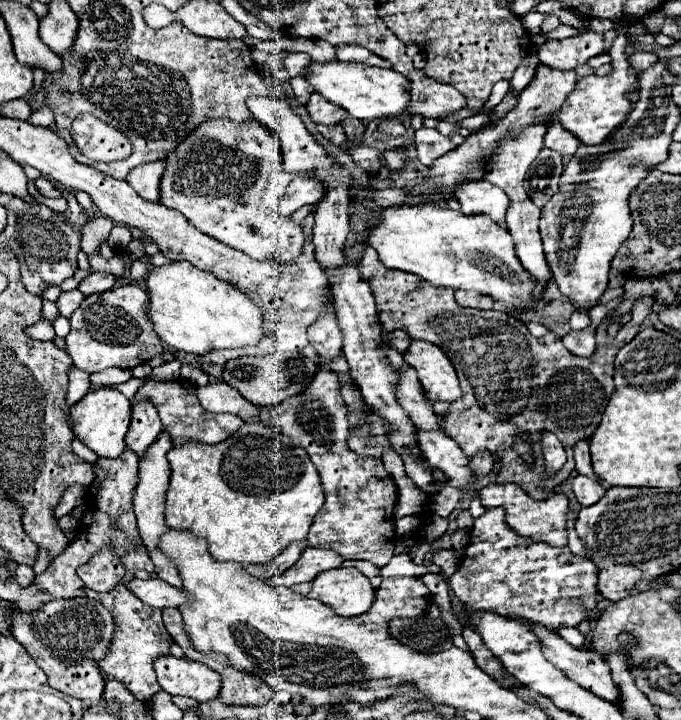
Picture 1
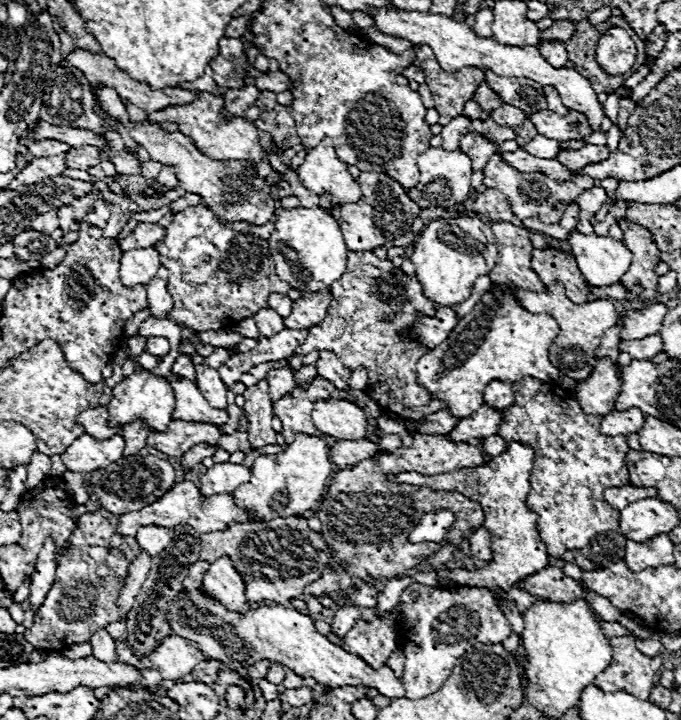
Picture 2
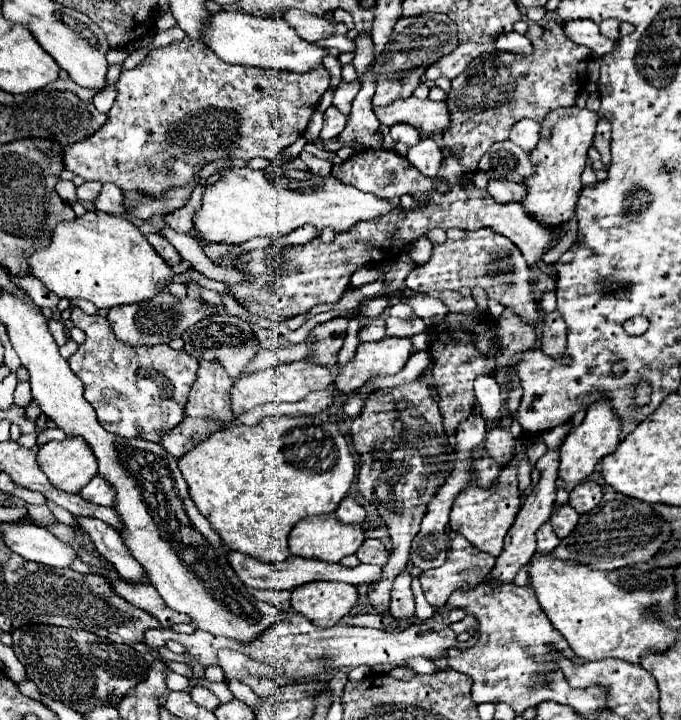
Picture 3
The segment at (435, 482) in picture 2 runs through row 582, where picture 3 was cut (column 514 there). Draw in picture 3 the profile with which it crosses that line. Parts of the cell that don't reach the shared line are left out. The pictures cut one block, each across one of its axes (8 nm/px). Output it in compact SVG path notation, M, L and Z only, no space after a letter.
M522 438L516 440L516 452L512 462L504 468L504 472L500 474L500 484L496 484L496 488L490 490L482 490L482 488L474 488L468 486L464 488L454 504L452 504L452 512L450 512L450 528L458 534L462 534L472 546L476 546L480 552L486 552L490 556L498 556L502 552L502 544L504 544L504 536L512 526L512 520L516 518L520 504L522 504L522 496L518 492L518 476L516 476L516 468L518 462L526 456L526 444Z

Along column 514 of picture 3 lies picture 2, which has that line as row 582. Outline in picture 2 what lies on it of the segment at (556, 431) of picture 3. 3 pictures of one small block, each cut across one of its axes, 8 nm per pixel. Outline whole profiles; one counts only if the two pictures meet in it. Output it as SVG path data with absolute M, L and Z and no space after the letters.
M546 566L544 570L524 578L518 588L532 596L548 598L554 602L570 602L576 598L584 598L582 588L572 578L564 576L564 572L556 566Z

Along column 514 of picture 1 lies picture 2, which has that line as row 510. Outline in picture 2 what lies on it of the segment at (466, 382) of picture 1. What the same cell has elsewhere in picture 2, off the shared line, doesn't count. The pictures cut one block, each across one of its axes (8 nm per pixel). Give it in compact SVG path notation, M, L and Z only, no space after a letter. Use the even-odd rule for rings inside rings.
M376 454L348 470L334 474L328 494L324 496L320 510L316 512L322 520L320 534L332 538L332 548L338 550L340 560L346 560L350 566L346 570L334 570L324 578L306 586L304 594L322 596L342 592L344 588L356 586L358 580L388 580L420 564L424 558L436 553L441 545L434 542L413 544L408 542L408 532L420 522L426 512L448 508L456 514L456 522L449 532L449 540L456 546L463 541L468 530L478 528L484 522L484 510L470 498L458 492L432 492L424 486L410 486L386 480L382 472L382 454ZM332 514L346 522L350 528L332 528ZM461 539L461 541L459 541Z

